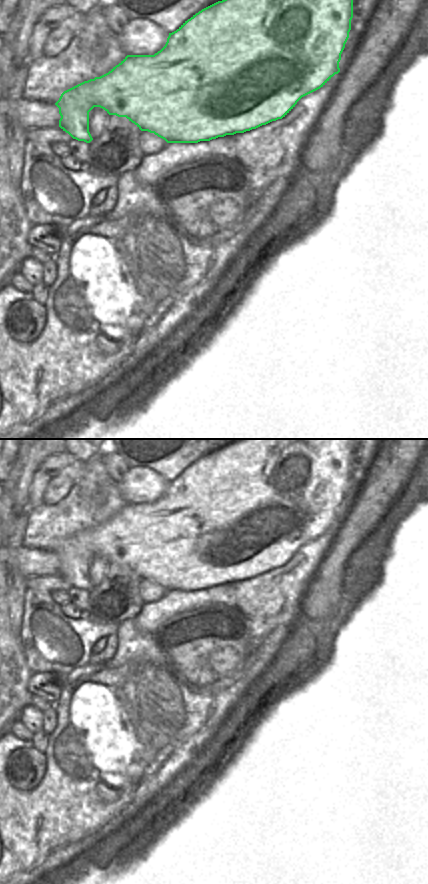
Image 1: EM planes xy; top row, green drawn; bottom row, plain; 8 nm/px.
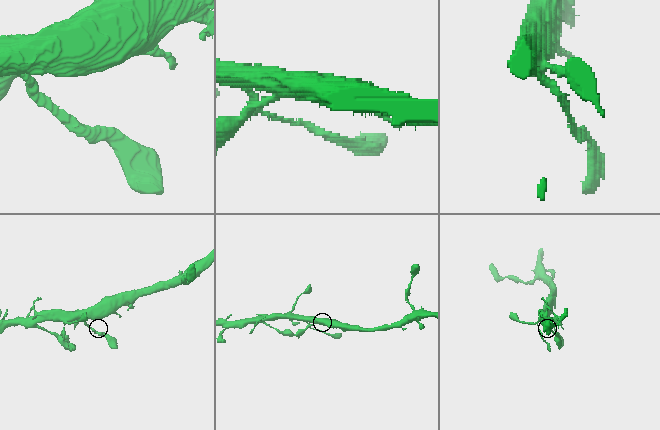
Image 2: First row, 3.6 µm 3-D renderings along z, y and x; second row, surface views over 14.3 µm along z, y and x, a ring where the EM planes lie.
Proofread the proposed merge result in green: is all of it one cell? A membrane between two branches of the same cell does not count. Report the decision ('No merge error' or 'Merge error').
No merge error.

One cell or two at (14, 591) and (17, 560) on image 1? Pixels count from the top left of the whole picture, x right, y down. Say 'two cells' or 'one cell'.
two cells

